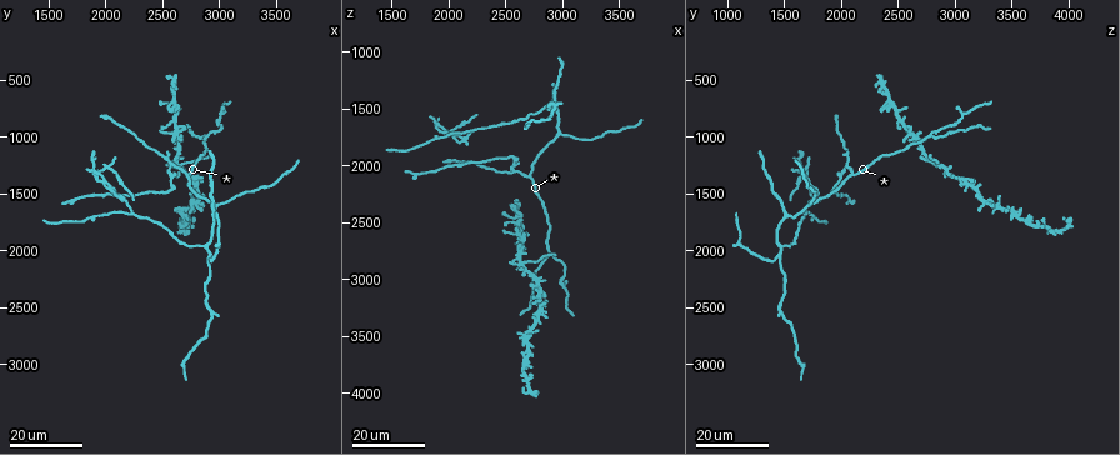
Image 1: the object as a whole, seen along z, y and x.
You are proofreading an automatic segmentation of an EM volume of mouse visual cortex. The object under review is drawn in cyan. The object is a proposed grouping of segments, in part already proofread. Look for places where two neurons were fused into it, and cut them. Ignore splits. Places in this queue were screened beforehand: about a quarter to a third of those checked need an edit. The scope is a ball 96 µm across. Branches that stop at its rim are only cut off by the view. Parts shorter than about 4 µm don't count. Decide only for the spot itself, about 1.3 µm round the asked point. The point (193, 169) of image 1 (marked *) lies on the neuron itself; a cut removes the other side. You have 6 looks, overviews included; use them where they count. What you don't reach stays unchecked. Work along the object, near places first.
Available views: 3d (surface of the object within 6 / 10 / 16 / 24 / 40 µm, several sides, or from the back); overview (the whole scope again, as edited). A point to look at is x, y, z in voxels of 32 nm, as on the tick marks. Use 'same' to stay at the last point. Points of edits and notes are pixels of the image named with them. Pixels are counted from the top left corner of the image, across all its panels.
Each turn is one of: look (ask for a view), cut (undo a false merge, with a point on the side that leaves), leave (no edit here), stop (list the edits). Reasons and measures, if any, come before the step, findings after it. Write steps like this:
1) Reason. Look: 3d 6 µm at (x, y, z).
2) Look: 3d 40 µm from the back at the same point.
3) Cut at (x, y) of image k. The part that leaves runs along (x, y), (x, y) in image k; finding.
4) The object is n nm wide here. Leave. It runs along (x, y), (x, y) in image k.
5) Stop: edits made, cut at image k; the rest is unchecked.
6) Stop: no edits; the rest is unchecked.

Looks like a crossing. Look: 3d 24 µm at (2620, 1260, 2880).

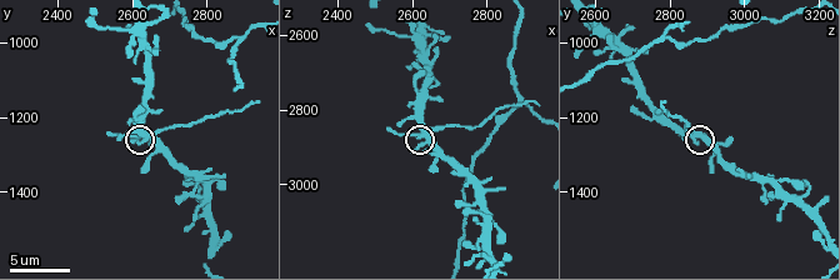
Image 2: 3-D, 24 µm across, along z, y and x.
Closer look. Look: 3d 10 µm at (2630, 1240, 2870).

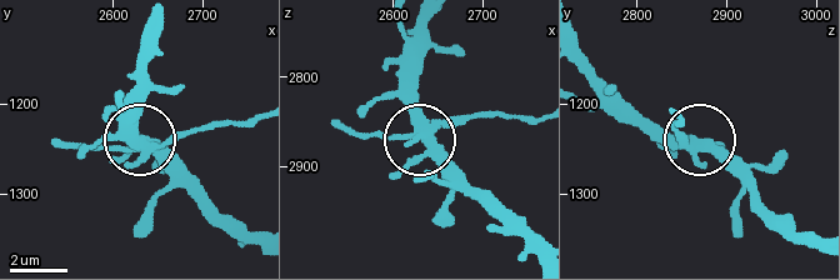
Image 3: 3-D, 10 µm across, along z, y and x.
The side arm is 34 µm long. Cut at (195, 133) of image 3. A second neuron is stuck on.

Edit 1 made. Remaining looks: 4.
Branch point. Look: 3d 16 µm at (2940, 1680, 1520).

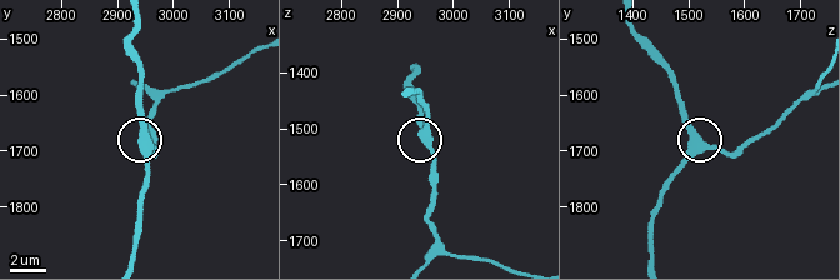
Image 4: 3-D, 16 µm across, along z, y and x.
Closer look. Look: 3d 10 µm at (2950, 1690, 1500).

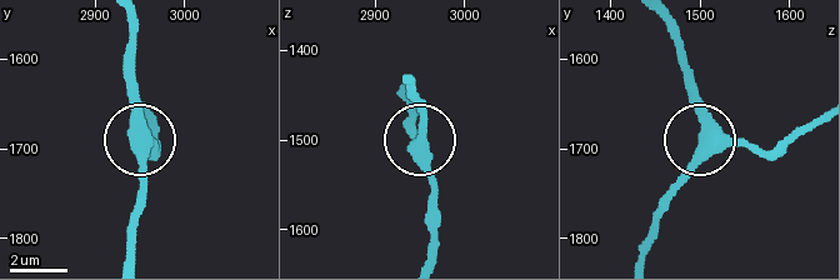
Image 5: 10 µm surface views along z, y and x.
3 arms meet here. Leave. One neuron here.

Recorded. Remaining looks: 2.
Look: 3d 10 µm at (2890, 980, 2780).

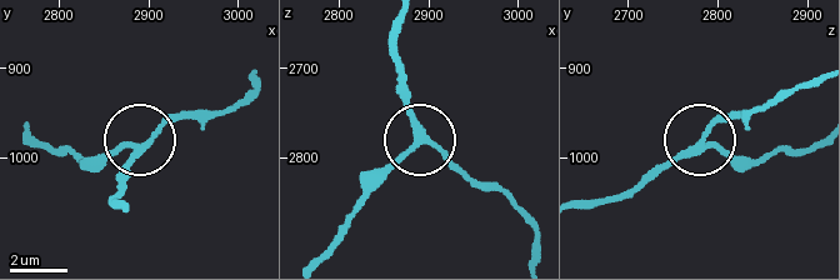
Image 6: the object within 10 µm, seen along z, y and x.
The object is 210 nm wide here. Leave. It runs along (398, 23), (398, 88), (410, 124), (468, 179) in image 6; one neuron here.

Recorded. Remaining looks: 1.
Stop: edits made, cut at image 3; the rest is unchecked.

